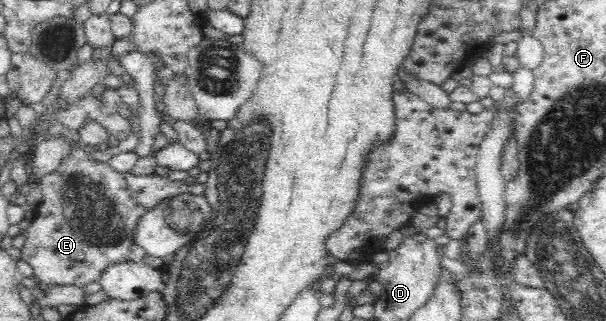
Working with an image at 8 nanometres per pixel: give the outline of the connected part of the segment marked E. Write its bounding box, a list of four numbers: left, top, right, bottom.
[21,150,189,288]

